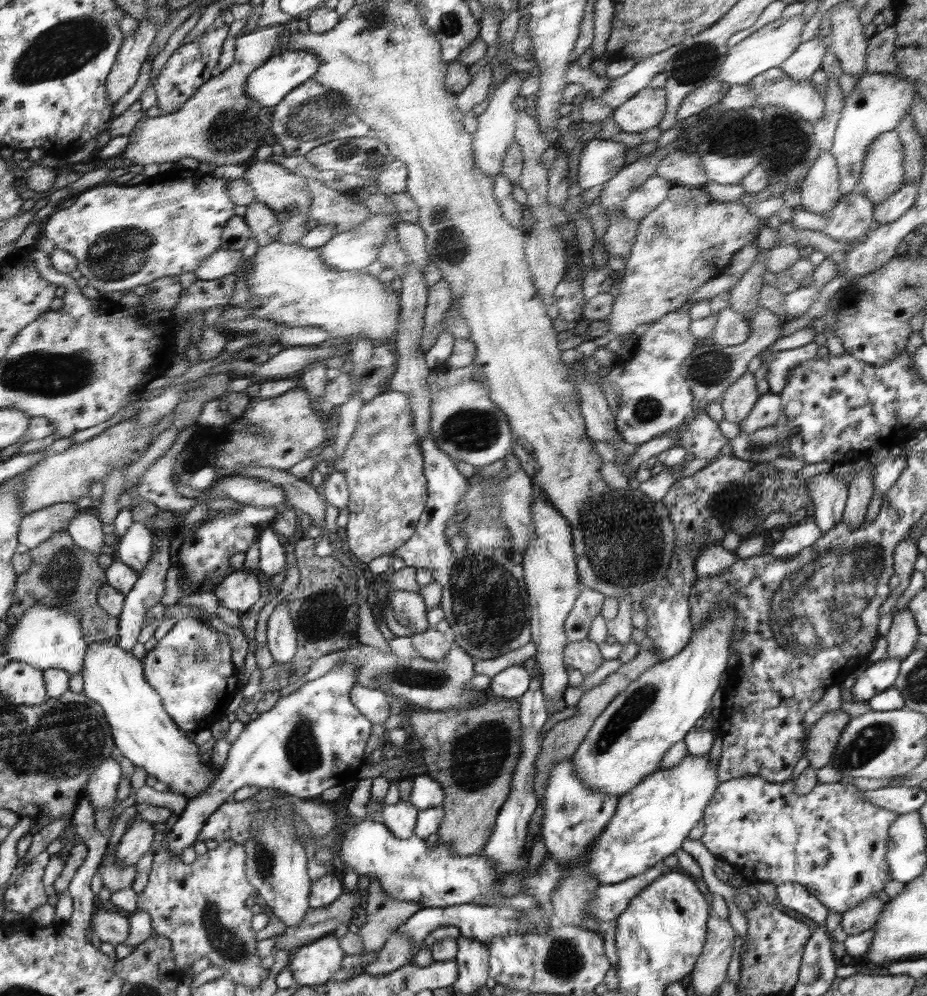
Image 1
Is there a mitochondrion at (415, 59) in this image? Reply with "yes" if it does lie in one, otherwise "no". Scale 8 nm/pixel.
no

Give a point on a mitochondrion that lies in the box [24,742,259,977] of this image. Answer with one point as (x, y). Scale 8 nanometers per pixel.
(225, 938)

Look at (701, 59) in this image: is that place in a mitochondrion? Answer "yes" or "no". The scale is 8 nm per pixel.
yes

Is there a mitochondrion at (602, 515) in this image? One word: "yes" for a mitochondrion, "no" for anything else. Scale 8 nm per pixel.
yes

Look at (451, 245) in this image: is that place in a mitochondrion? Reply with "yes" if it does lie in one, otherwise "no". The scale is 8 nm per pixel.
yes

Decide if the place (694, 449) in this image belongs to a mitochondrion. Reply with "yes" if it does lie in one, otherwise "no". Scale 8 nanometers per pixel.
no

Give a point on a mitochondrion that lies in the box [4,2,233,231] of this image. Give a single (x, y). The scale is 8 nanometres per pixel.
(62, 49)

